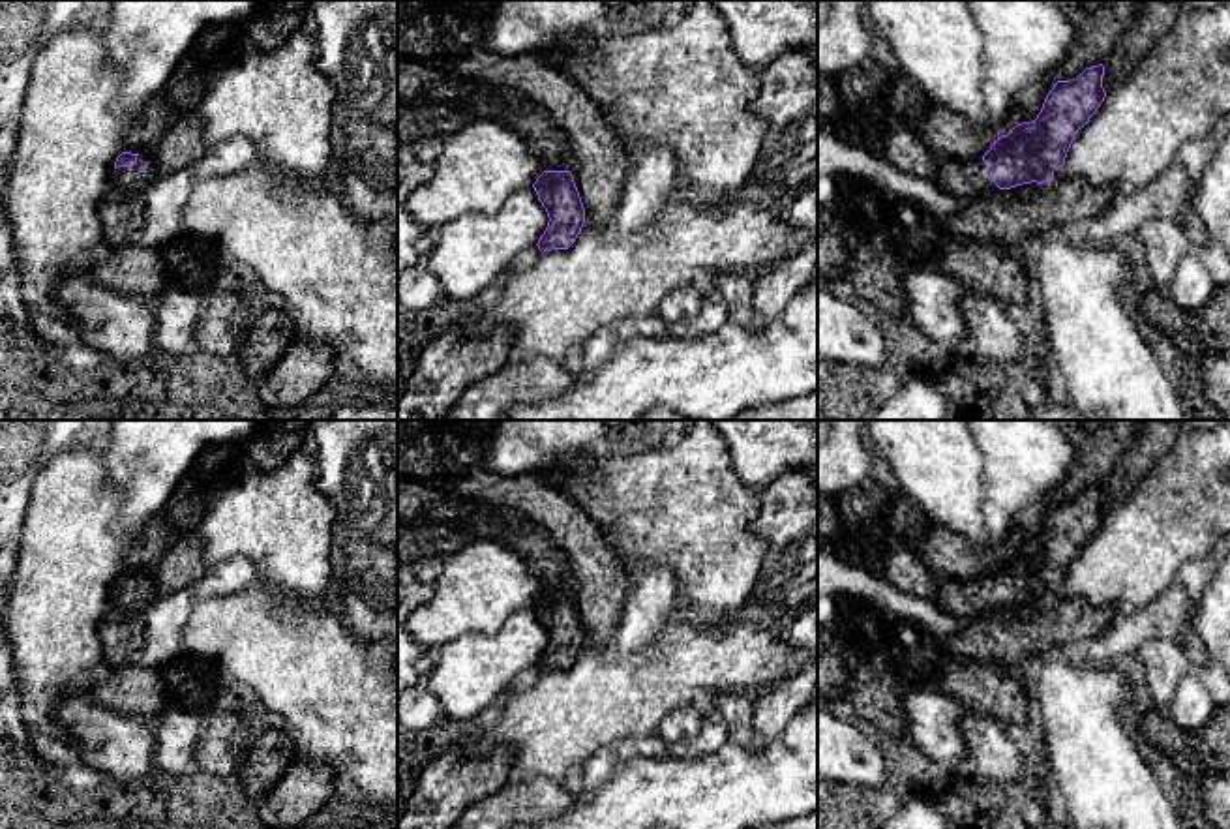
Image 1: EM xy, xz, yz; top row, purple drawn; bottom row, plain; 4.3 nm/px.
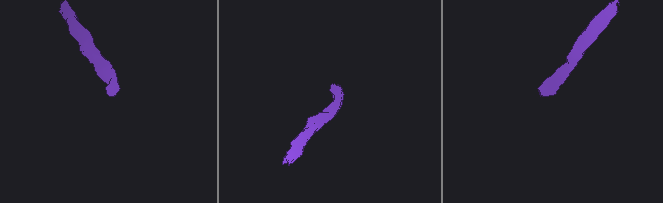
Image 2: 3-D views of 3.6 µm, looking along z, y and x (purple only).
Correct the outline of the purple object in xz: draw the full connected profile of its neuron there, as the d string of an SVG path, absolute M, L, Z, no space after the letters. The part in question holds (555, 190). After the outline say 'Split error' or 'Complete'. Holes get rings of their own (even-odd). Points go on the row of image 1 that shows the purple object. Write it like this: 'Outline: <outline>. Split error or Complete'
Outline: M544 171L532 184L538 201L548 212L548 227L538 249L568 249L585 223L585 208L570 171Z. Complete

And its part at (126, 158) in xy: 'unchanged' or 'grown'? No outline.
grown

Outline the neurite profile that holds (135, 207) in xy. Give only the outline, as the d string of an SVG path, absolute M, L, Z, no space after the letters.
M111 189L99 208L103 242L112 249L135 240L144 221L144 203L135 193Z

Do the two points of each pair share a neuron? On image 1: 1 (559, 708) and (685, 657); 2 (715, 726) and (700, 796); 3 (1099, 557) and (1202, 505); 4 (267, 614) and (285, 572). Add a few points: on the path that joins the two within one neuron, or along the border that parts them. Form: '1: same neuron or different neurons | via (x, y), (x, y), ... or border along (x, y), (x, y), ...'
1: same neuron | via (591, 704), (606, 696), (630, 696), (653, 683)
2: different neurons | border along (728, 739), (698, 758), (668, 758)
3: same neuron | via (1125, 557), (1176, 512)
4: different neurons | border along (272, 586), (287, 595), (319, 602)

